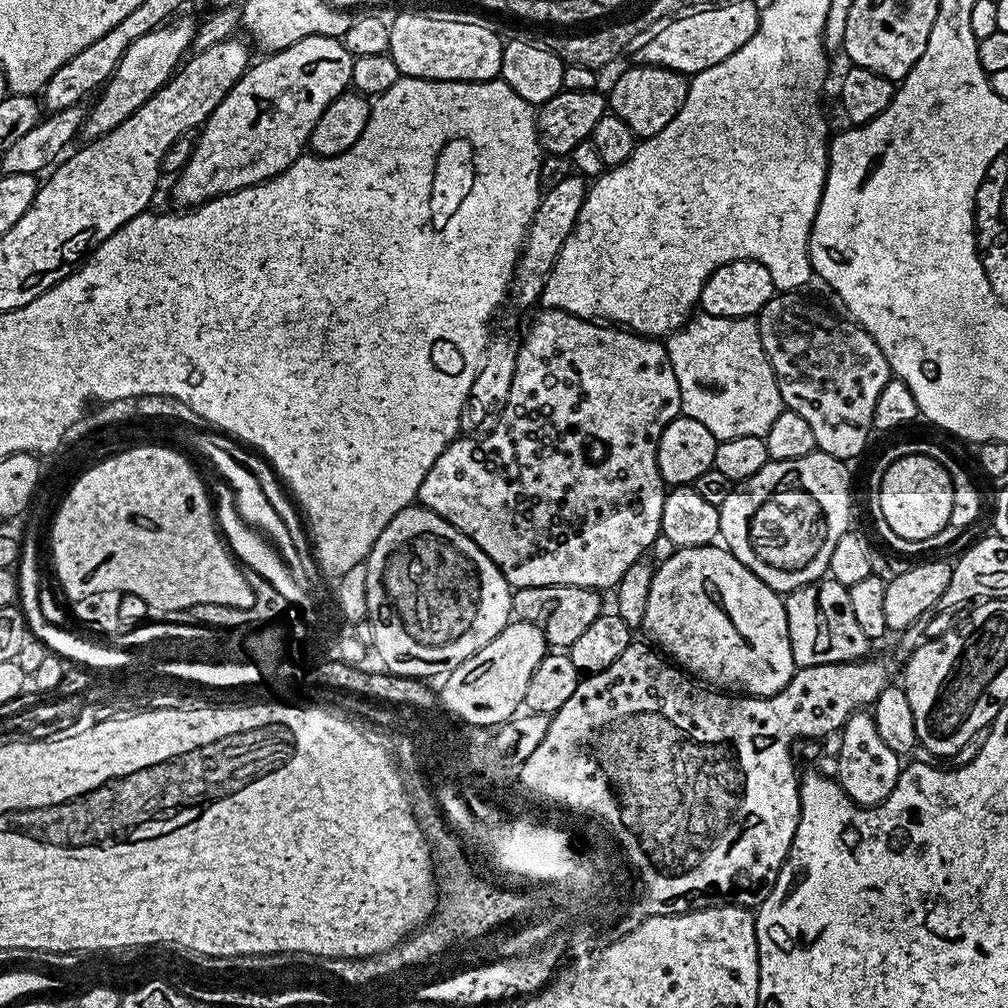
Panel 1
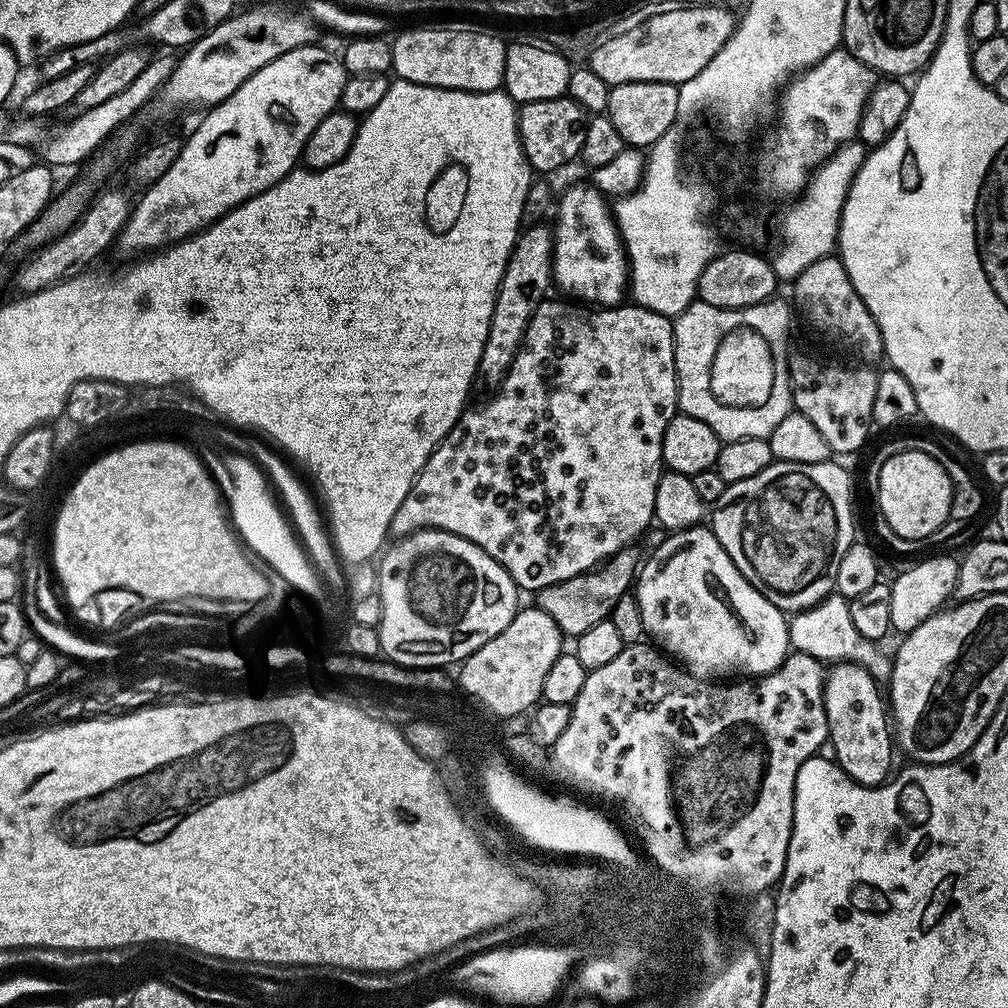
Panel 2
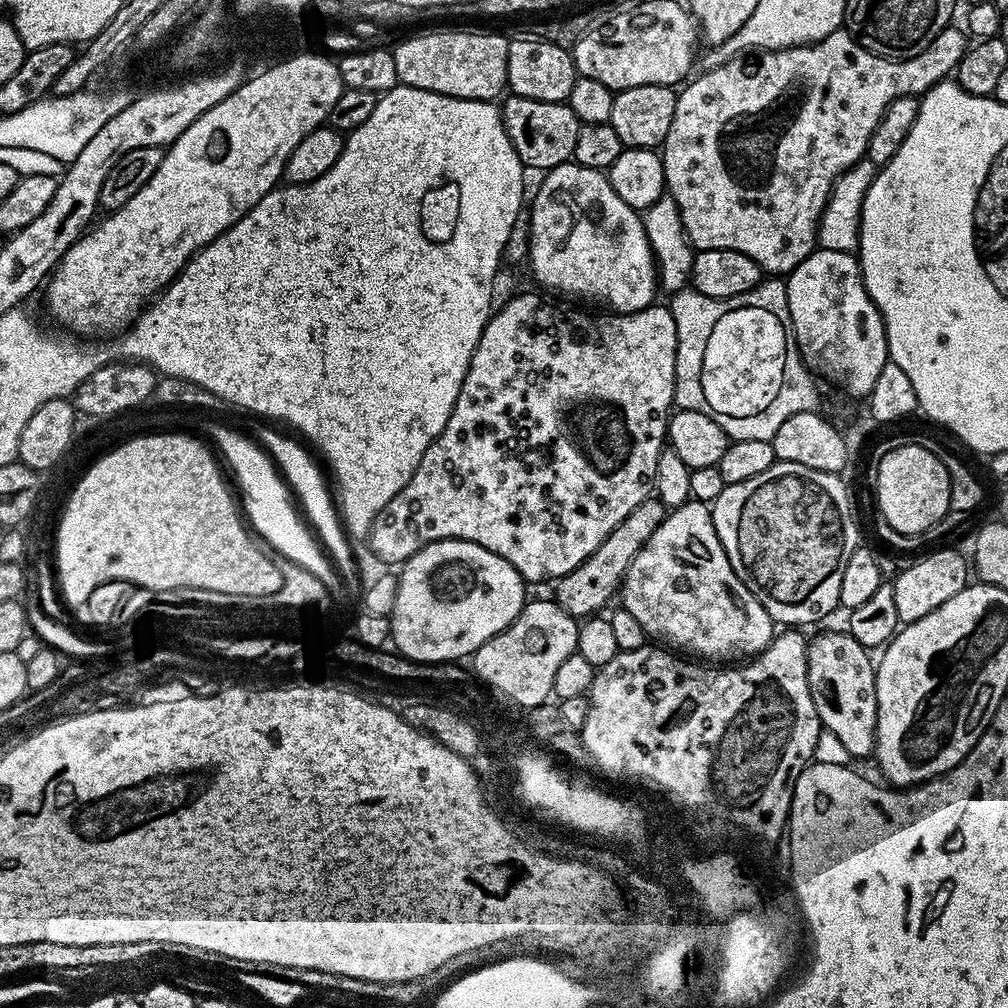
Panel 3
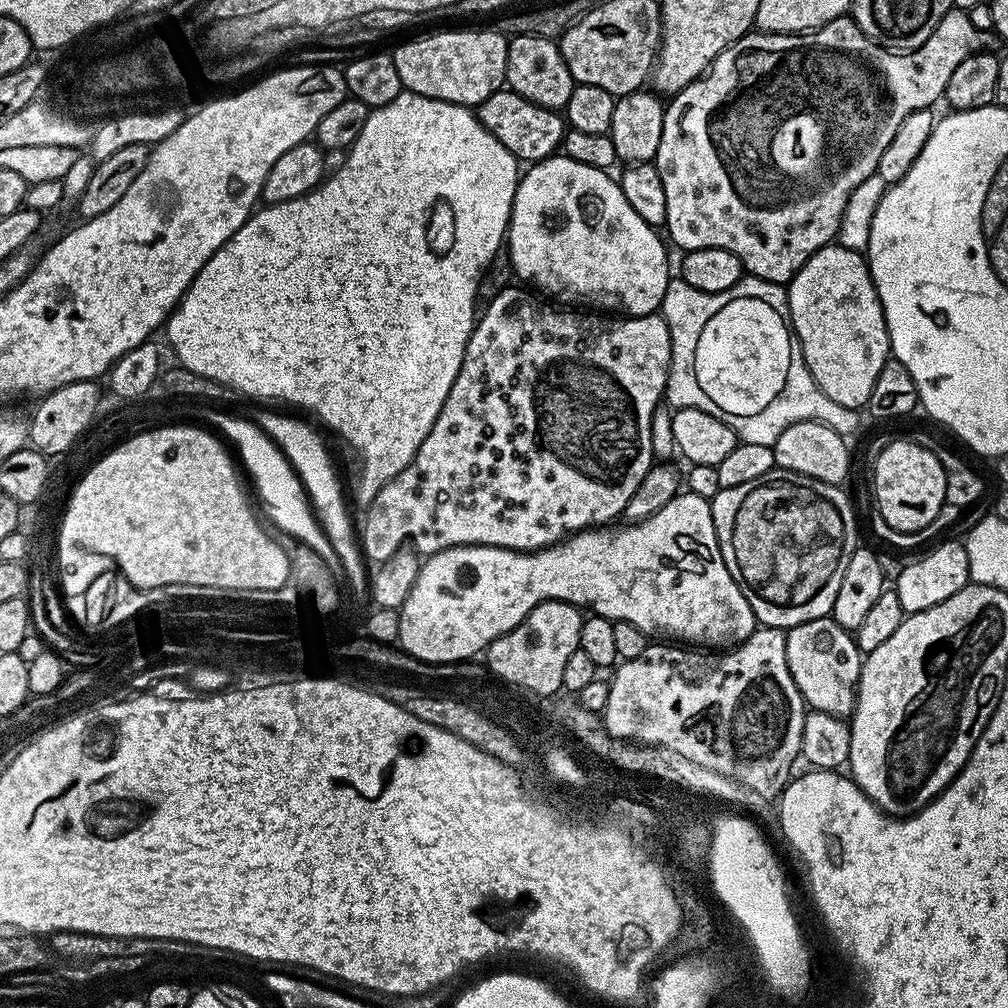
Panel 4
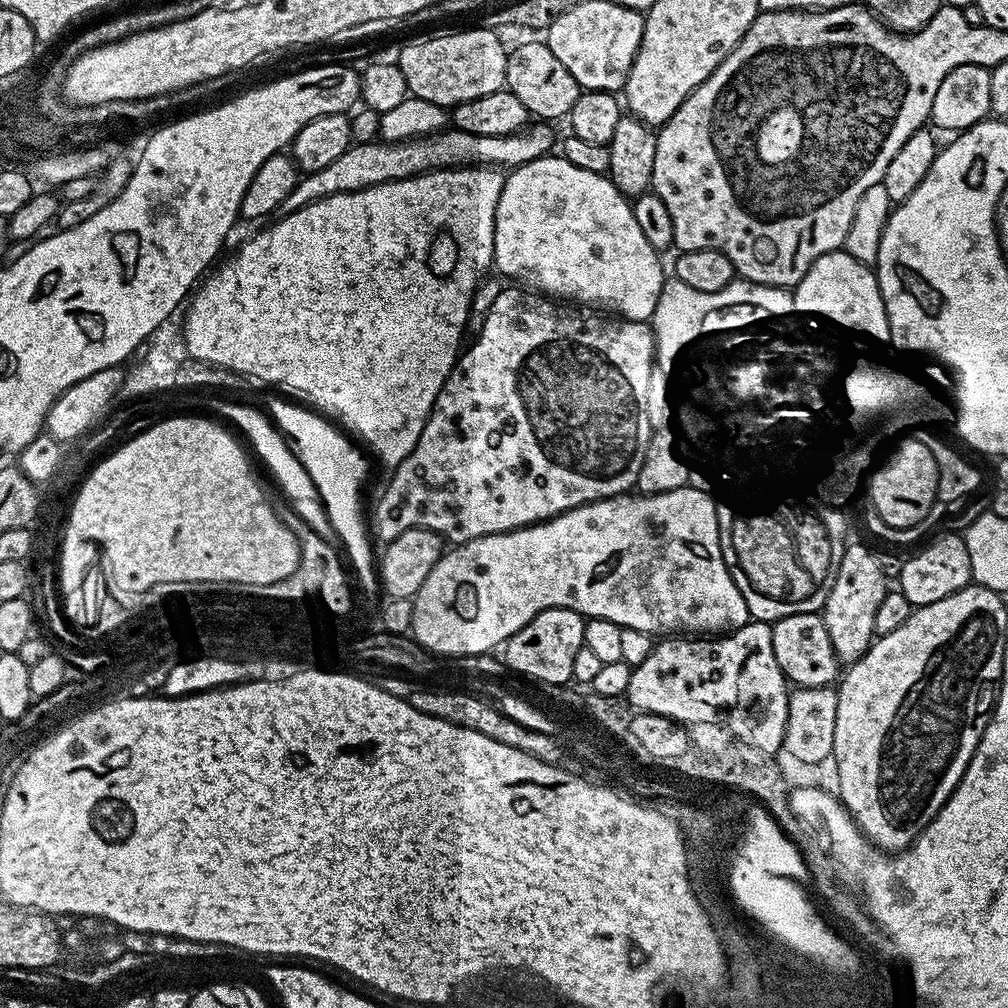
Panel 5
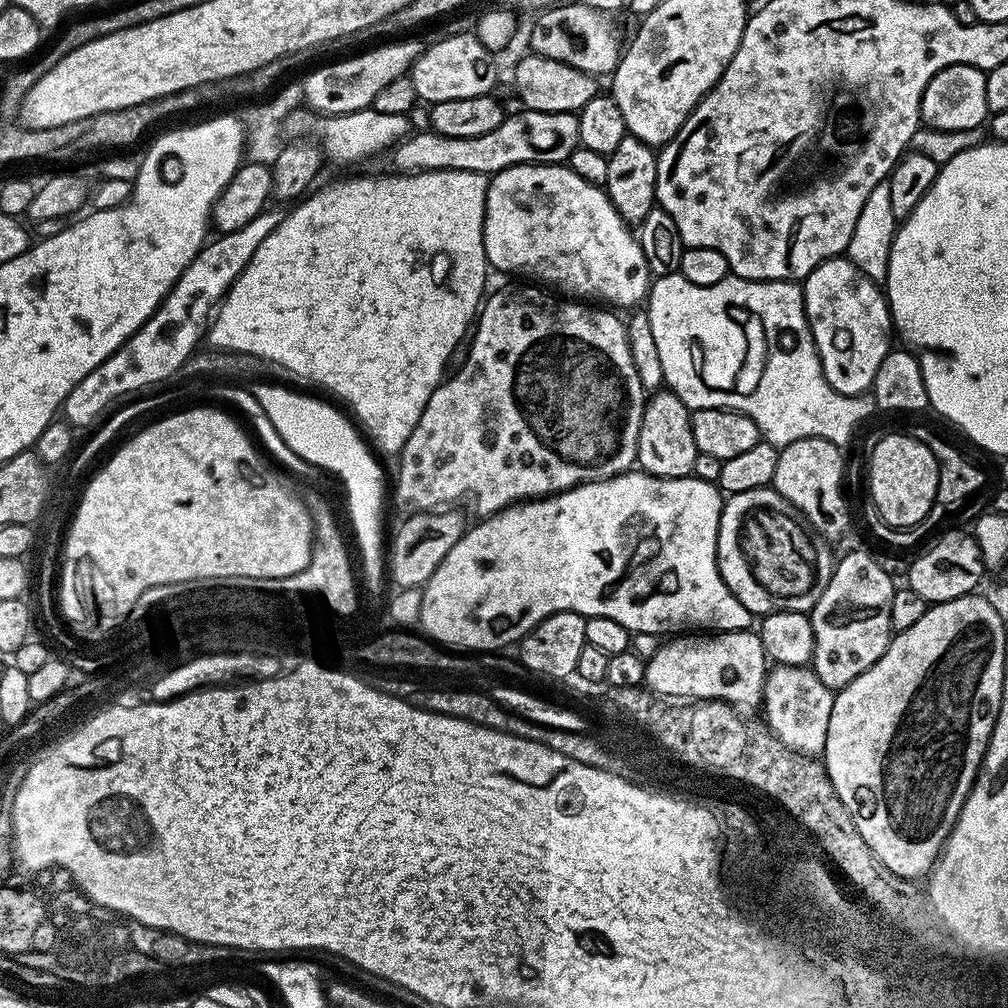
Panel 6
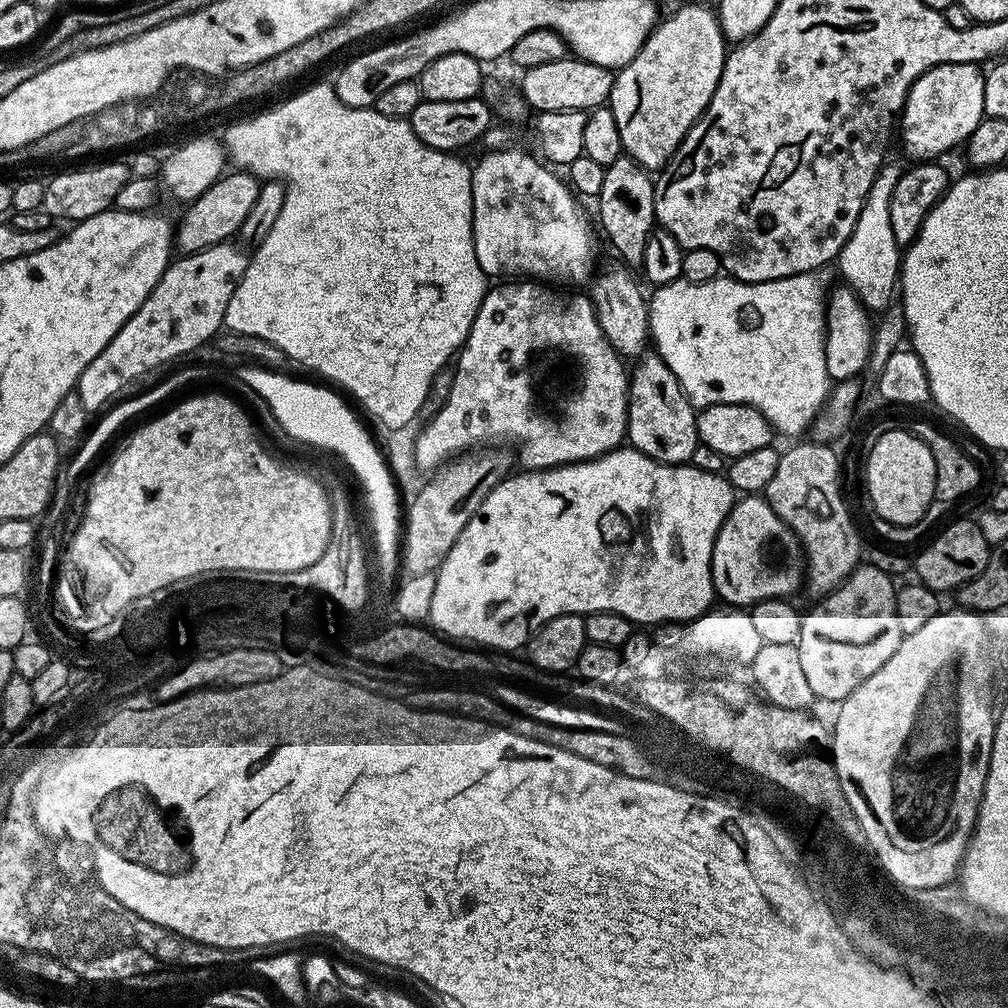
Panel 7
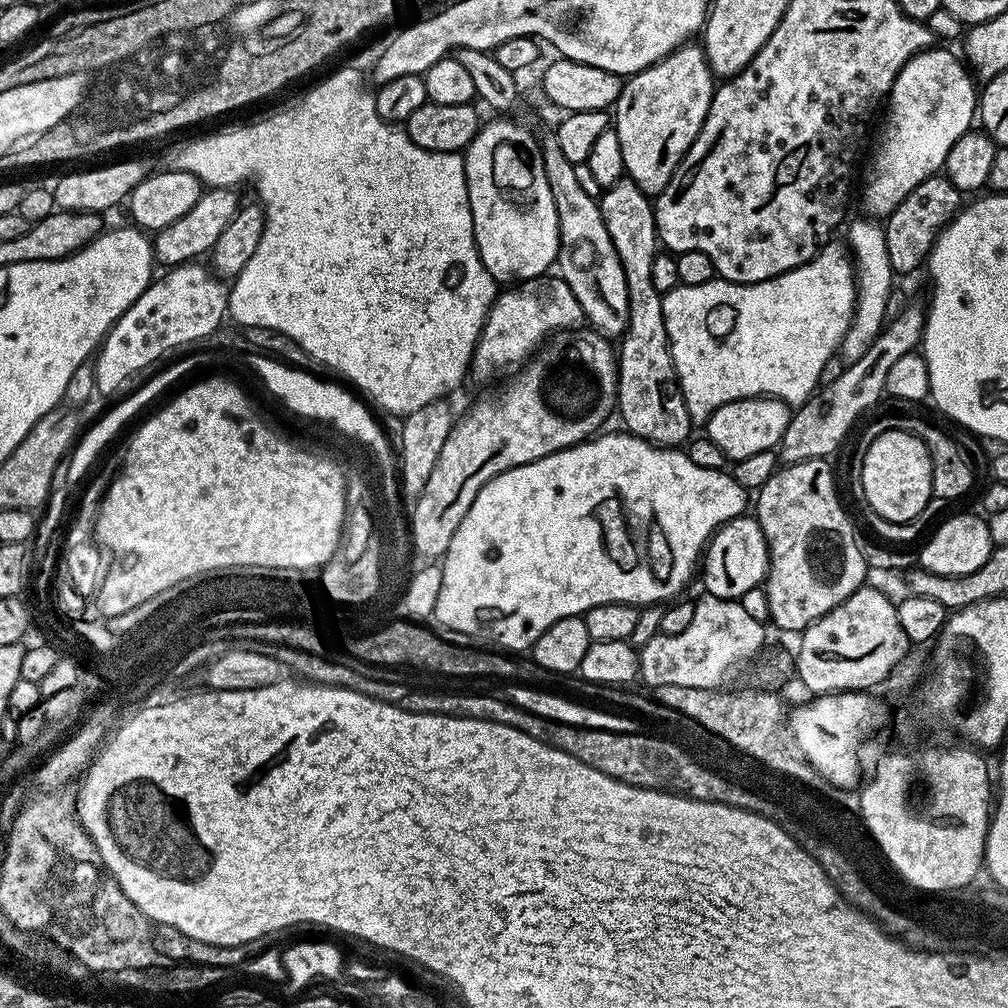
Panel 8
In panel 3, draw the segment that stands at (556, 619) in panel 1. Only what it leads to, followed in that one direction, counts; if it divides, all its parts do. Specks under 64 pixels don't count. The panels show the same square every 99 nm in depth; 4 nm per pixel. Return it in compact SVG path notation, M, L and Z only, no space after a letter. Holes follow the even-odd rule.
M649 498L638 506L634 506L634 510L630 510L630 514L626 514L626 518L622 518L622 522L618 526L614 526L614 530L608 535L606 542L602 542L602 546L598 546L598 550L594 550L594 554L590 554L590 558L586 558L577 568L570 570L570 574L555 581L556 604L562 606L562 610L566 610L566 614L577 618L587 618L603 613L605 611L603 608L607 609L617 599L620 586L624 583L626 570L630 566L630 562L634 562L634 554L638 554L638 550L642 550L642 546L646 546L646 542L650 542L650 534L654 534L654 530L658 530L665 515L664 503L655 498Z

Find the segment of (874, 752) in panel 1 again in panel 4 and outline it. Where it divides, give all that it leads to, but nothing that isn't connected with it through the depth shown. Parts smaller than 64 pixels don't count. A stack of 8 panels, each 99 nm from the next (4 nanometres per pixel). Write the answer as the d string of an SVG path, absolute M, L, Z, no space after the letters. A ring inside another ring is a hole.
M823 616L787 629L785 636L787 665L795 685L803 694L805 705L814 712L851 717L863 655L849 629L838 626L832 617Z

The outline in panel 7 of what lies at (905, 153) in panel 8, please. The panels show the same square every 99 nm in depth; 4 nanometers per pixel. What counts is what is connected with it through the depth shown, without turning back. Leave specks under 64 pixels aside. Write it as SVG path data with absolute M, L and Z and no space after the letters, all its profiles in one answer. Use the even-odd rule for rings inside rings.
M939 64L930 70L926 70L919 76L915 82L910 86L908 97L904 103L904 110L902 113L902 124L904 120L904 148L913 157L911 158L916 162L928 162L933 158L940 158L943 152L948 152L951 148L959 149L961 145L967 141L970 134L974 134L974 126L978 126L978 122L985 119L984 114L984 72L979 69L976 64Z

